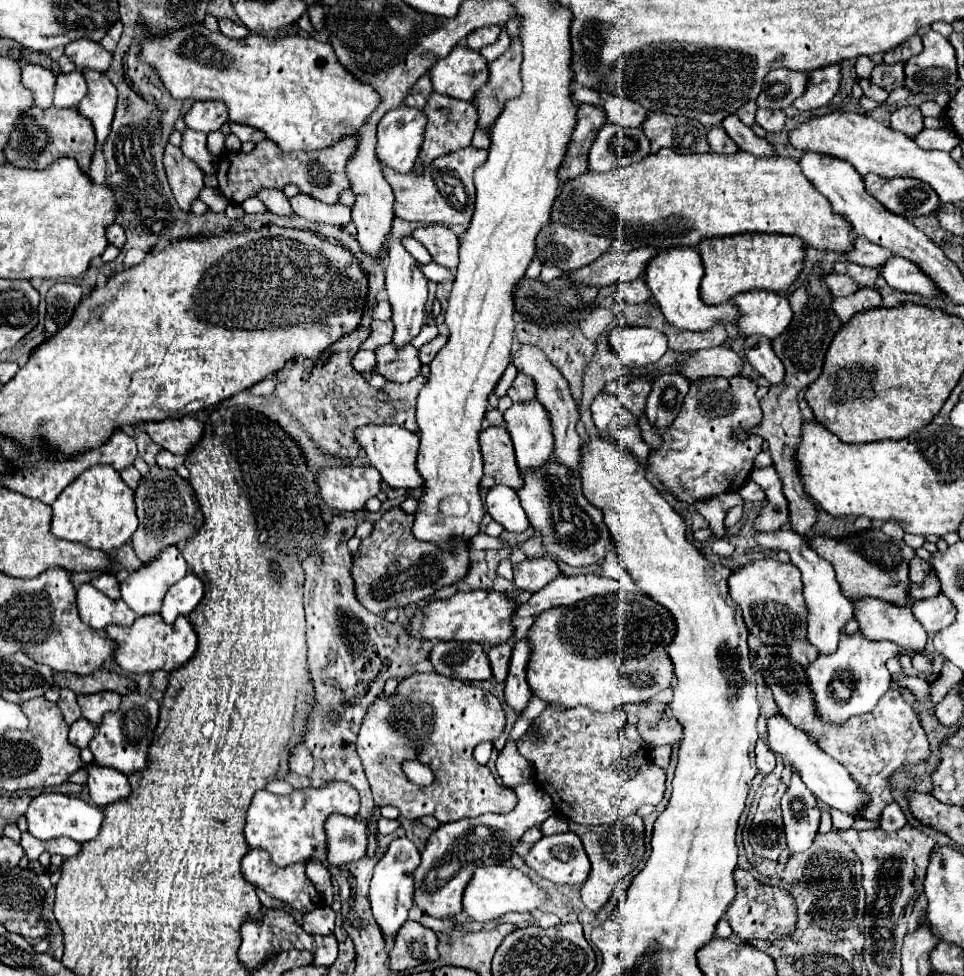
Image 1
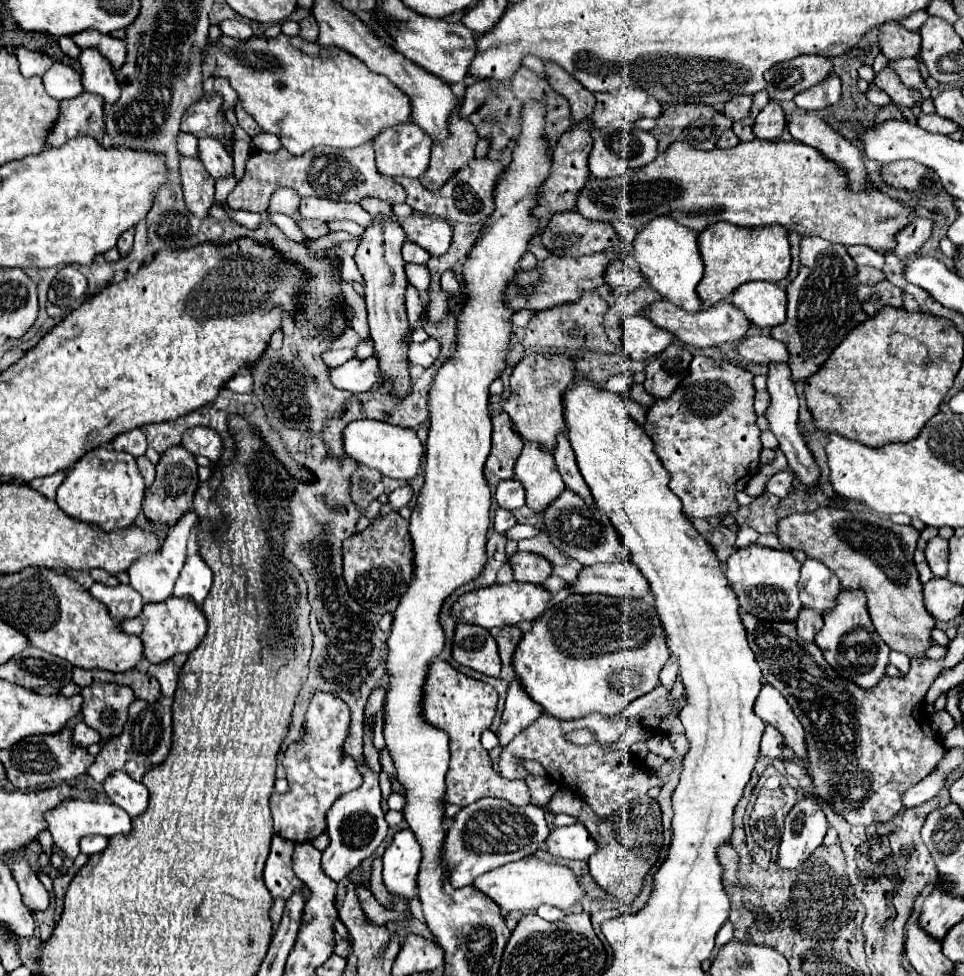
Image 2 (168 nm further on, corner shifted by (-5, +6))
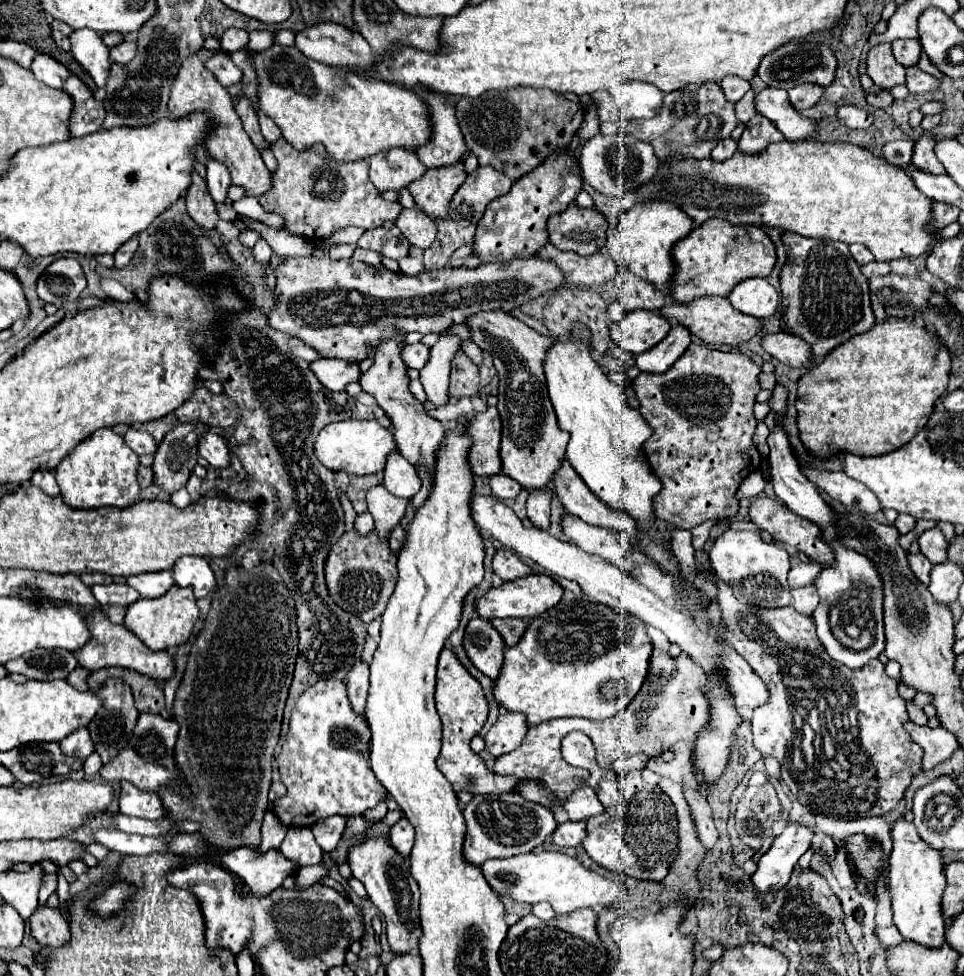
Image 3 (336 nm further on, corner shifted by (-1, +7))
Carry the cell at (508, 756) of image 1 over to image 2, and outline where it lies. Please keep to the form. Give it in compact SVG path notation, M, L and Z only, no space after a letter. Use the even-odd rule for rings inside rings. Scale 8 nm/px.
M526 776L524 782L526 782L526 786L530 790L530 796L532 796L530 804L532 806L536 804L540 810L544 810L548 820L550 820L554 814L548 810L548 802L550 802L552 794L558 790L558 786L550 778L546 778L546 776L544 778L540 778L540 776Z

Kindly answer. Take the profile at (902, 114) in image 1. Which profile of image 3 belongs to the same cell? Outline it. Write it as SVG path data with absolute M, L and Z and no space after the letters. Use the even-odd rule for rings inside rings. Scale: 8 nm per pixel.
M880 43L874 49L870 49L866 63L868 63L868 75L878 87L890 89L894 85L906 83L904 77L906 69L894 59L890 43Z

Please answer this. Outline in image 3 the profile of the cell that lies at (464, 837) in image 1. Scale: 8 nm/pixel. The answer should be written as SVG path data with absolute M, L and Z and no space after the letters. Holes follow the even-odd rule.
M518 791L500 795L474 795L474 799L464 809L464 819L468 825L464 841L464 857L474 865L482 865L492 857L512 857L520 853L530 853L544 843L548 835L556 829L556 819L552 809L536 805L534 801L524 801Z

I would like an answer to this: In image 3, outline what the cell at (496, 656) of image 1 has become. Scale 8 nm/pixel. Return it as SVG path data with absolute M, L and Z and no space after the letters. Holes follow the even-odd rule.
M492 619L492 625L498 629L498 633L504 637L506 645L512 647L520 641L520 637L526 631L526 623L522 619Z

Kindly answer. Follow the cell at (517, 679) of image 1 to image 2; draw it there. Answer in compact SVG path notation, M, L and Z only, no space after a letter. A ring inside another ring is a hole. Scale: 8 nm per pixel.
M514 678L508 686L504 714L500 720L500 728L496 732L500 744L506 746L520 730L530 726L540 714L542 714L540 706L536 706L536 702L528 698L528 692L520 686L520 678Z

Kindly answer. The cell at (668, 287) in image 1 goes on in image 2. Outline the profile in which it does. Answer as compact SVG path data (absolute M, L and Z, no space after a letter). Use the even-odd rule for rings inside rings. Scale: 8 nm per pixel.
M656 218L652 220L644 230L638 232L634 244L632 244L632 254L640 266L642 276L646 282L668 302L674 306L686 310L686 312L700 312L704 310L704 302L698 298L696 286L702 280L704 274L704 262L702 254L698 248L698 238L692 234L692 230L676 224L672 218Z

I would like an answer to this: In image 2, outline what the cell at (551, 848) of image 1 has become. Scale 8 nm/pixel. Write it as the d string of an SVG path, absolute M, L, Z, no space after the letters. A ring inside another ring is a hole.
M578 822L574 826L554 828L546 838L546 850L562 860L588 860L596 852L596 842Z

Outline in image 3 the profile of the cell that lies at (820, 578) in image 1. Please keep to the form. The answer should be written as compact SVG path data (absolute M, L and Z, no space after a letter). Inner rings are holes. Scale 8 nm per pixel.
M796 563L788 573L788 585L792 589L810 585L810 583L814 583L818 571L820 571L818 563Z

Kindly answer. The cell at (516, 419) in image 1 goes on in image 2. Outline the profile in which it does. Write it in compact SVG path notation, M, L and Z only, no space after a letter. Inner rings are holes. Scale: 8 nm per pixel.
M524 442L514 472L526 488L526 504L536 514L540 514L564 490L564 482L554 464L554 454L544 454L544 450L528 446L528 442Z

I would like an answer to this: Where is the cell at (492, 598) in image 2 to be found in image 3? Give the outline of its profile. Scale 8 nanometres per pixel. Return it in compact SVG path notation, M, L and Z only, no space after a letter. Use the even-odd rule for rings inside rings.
M532 573L526 575L522 579L504 583L502 587L490 589L484 597L480 597L480 601L476 603L476 609L480 613L482 619L494 619L494 617L520 617L520 619L534 619L540 613L544 613L546 609L552 609L554 605L560 603L564 589L550 577L550 575L540 575L540 573Z

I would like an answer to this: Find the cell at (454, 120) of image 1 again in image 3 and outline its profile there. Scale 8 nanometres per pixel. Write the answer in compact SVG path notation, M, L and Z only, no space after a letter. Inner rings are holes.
M464 165L442 167L442 169L428 169L424 177L412 181L408 185L410 195L414 197L416 205L432 219L448 219L448 205L456 189L464 183L466 173Z

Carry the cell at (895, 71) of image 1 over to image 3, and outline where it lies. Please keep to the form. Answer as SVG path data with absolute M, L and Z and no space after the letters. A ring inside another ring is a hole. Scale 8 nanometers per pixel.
M918 67L906 69L906 87L910 89L910 93L918 93L918 95L930 93L930 91L936 91L938 85L940 85L940 81L936 77L920 71Z

